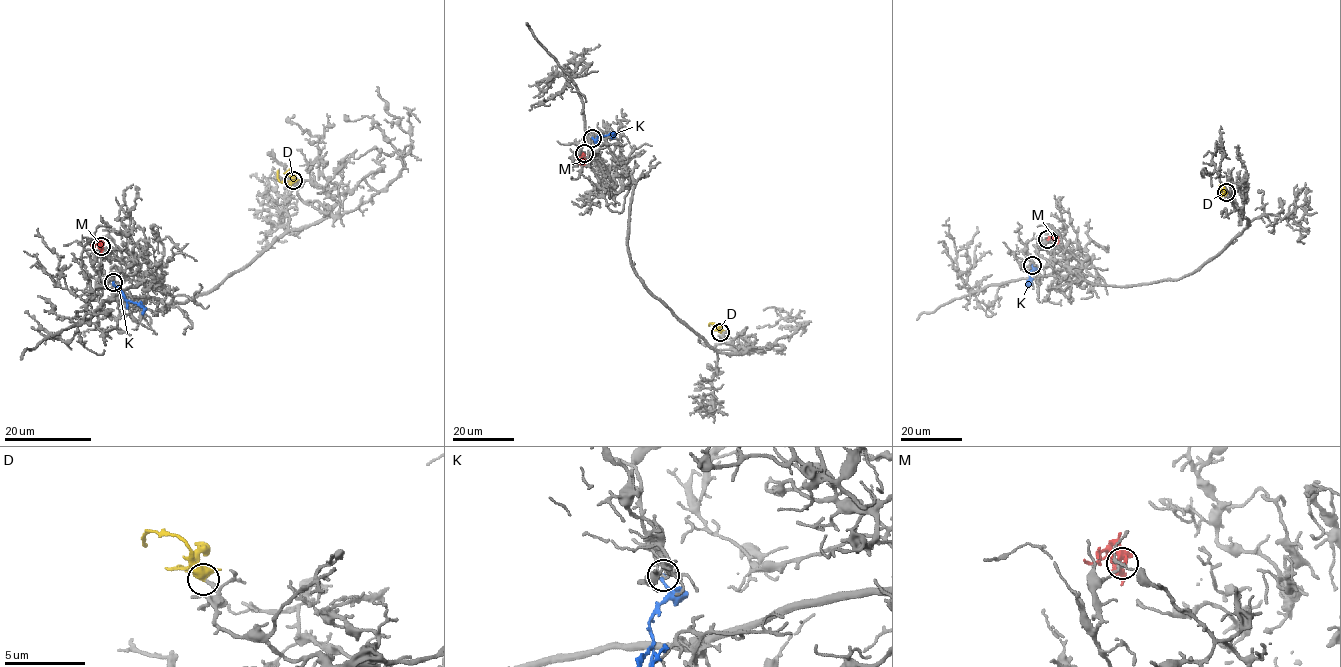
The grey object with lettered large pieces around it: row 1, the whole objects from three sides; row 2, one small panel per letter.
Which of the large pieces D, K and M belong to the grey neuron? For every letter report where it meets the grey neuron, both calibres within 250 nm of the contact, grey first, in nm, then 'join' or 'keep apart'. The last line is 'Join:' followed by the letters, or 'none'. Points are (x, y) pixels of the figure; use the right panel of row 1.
D: meets grey at (1226, 192); 220 nm thick on the grey side, 360 nm on the other; join
K: meets grey at (1032, 265); 160 nm thick on the grey side, 240 nm on the other; keep apart
M: meets grey at (1047, 239); 150 nm thick on the grey side, 240 nm on the other; keep apart
Join: D

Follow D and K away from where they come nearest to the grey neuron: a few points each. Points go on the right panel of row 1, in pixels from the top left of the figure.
D: (1226, 193), (1220, 197), (1217, 193), (1220, 185)
K: (1032, 265), (1029, 284), (1033, 278)

